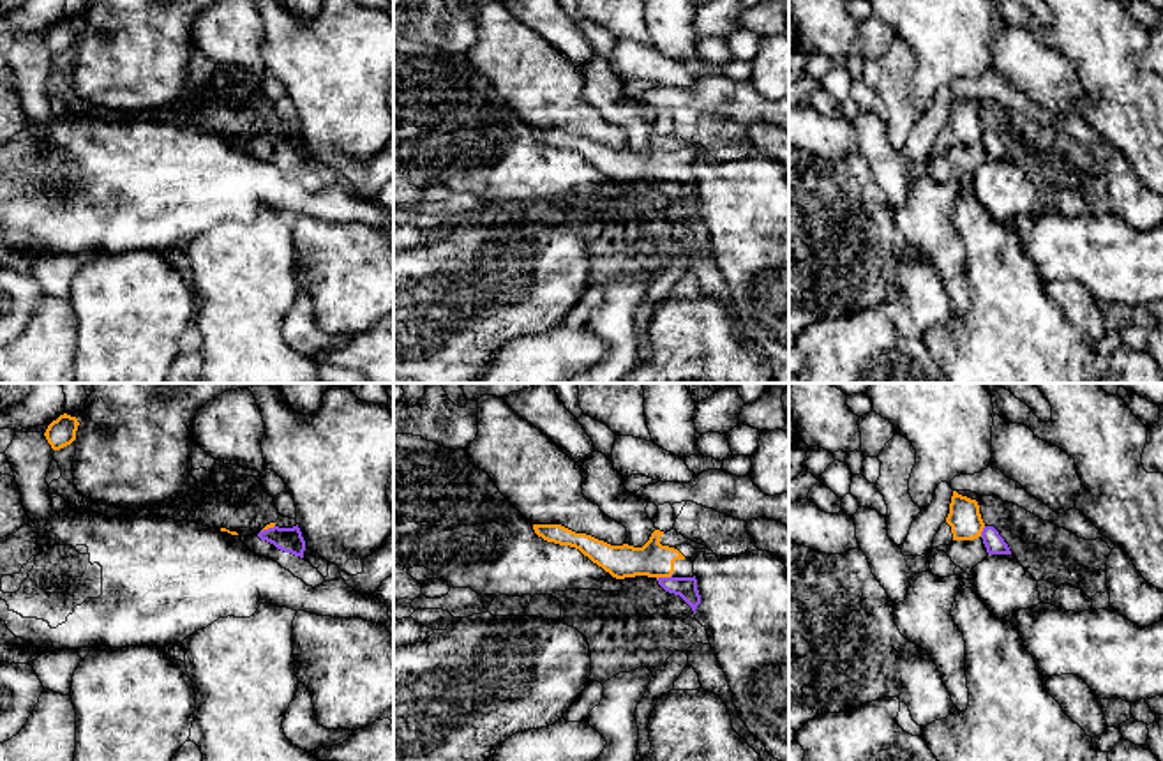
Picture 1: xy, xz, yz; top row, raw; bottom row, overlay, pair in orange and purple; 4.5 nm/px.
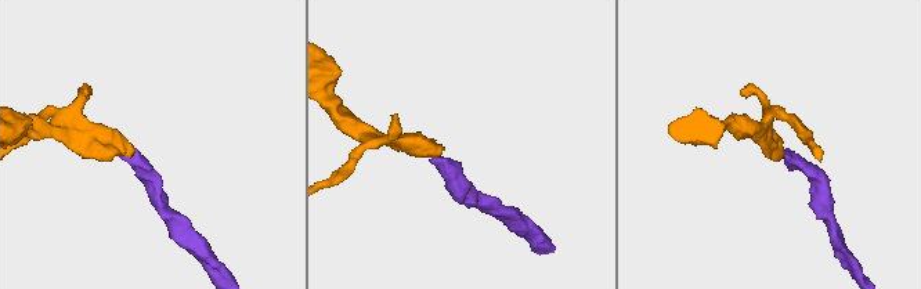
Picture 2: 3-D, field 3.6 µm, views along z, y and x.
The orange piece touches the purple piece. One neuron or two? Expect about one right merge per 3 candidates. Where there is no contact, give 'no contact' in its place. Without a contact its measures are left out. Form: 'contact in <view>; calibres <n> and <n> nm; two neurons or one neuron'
contact in xz; calibres 160 and 100 nm; two neurons

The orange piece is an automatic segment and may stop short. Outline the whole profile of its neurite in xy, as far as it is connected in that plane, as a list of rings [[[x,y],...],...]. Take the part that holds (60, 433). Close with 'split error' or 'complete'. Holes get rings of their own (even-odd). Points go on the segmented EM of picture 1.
[[[64,413],[48,426],[44,436],[53,450],[60,450],[76,440],[78,426],[76,417]]] | complete

